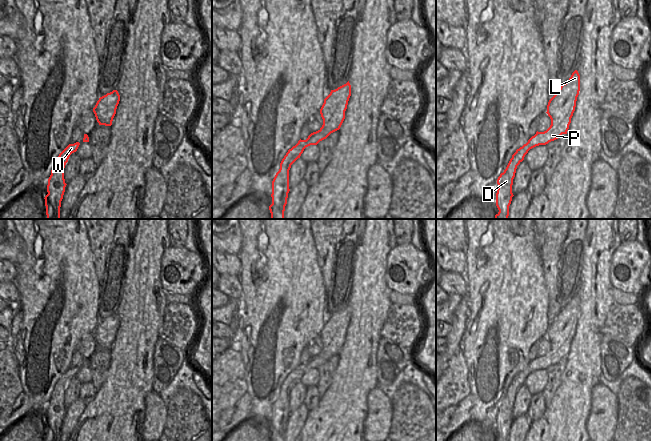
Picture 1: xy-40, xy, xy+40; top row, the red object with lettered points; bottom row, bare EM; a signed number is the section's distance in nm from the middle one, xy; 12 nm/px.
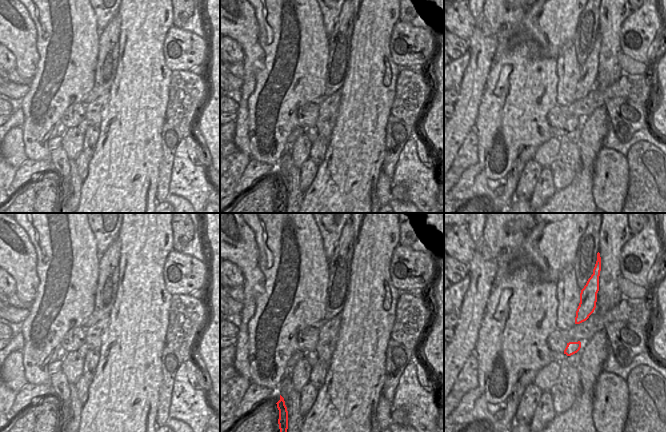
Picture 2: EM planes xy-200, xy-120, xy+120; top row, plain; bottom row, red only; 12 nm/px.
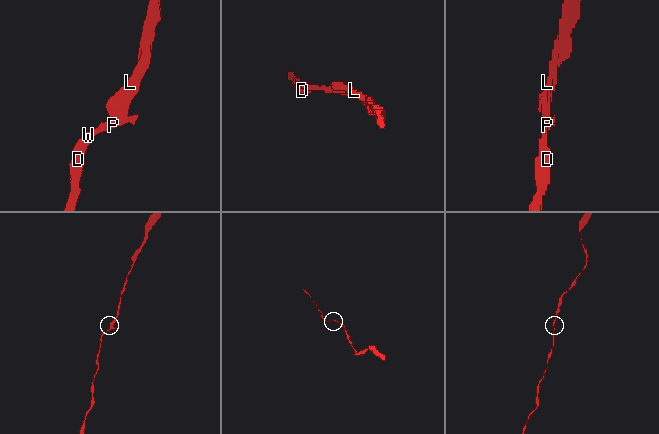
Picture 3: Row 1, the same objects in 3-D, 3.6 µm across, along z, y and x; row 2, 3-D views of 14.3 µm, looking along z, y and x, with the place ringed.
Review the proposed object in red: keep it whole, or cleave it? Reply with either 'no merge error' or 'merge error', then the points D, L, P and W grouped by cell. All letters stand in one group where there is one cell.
no merge error; groups D L P W

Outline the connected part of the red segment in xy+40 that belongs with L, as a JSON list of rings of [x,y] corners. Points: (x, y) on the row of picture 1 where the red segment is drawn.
[[[575,70],[569,80],[562,84],[556,94],[549,100],[547,114],[551,119],[550,127],[544,132],[536,132],[526,144],[512,155],[506,169],[497,179],[496,206],[499,212],[495,219],[508,219],[509,206],[514,196],[512,193],[513,179],[517,166],[524,160],[528,151],[539,145],[546,145],[567,134],[571,118],[575,111],[577,97],[580,91],[580,75]]]

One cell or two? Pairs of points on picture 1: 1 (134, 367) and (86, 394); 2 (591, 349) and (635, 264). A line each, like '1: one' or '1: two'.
1: two
2: two

